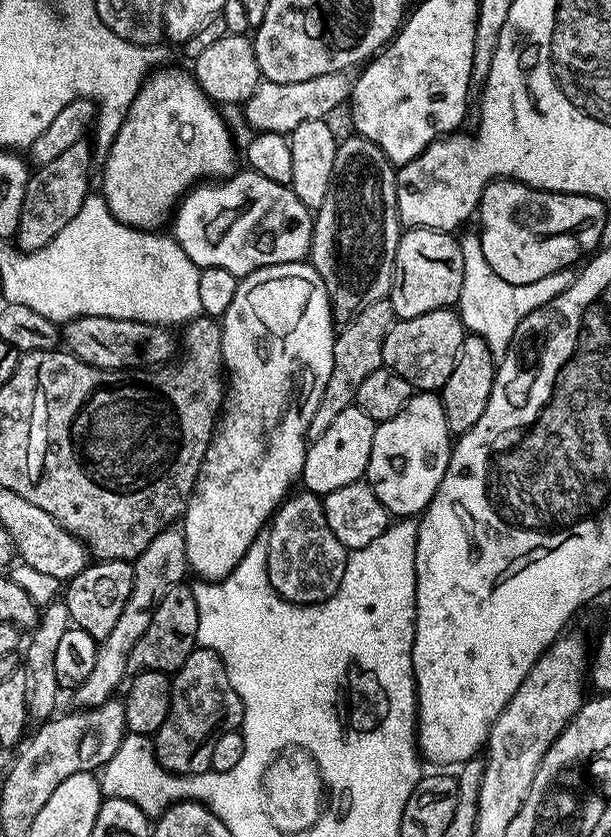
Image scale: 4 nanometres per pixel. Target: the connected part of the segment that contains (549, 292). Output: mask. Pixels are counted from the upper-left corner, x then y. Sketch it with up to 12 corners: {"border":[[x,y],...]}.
{"border":[[475,231],[462,250],[460,321],[500,358],[573,273],[511,284]]}

